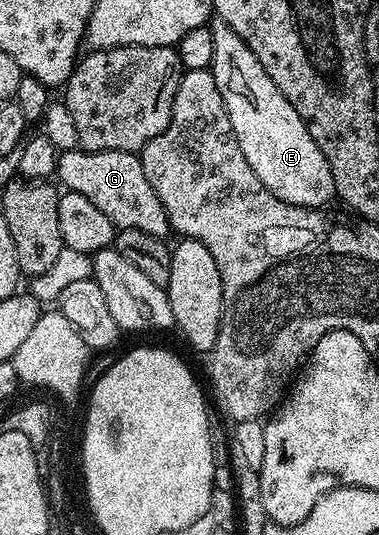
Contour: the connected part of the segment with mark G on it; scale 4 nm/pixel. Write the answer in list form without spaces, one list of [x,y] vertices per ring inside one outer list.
[[[75,149],[64,151],[58,157],[56,179],[66,191],[80,193],[80,197],[88,197],[108,221],[112,221],[118,229],[140,229],[144,233],[152,233],[158,239],[166,239],[172,228],[166,219],[166,210],[162,208],[160,197],[152,185],[148,185],[148,177],[142,172],[142,160],[133,151],[83,151]]]

